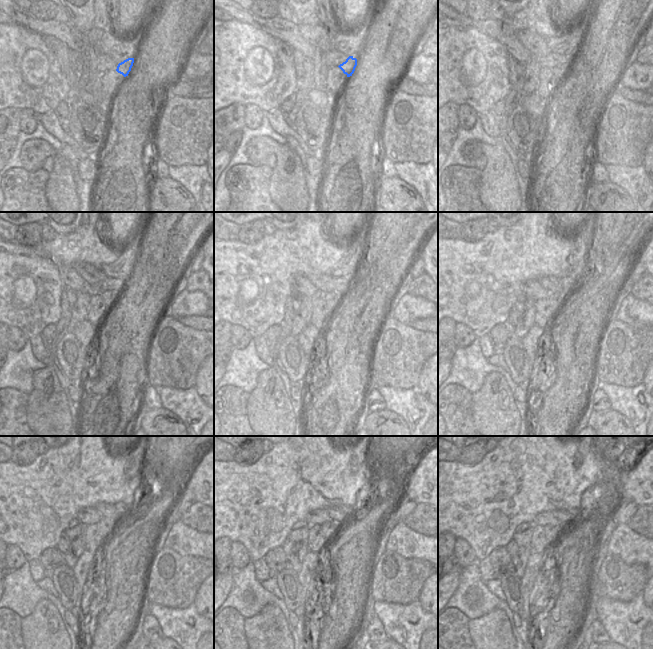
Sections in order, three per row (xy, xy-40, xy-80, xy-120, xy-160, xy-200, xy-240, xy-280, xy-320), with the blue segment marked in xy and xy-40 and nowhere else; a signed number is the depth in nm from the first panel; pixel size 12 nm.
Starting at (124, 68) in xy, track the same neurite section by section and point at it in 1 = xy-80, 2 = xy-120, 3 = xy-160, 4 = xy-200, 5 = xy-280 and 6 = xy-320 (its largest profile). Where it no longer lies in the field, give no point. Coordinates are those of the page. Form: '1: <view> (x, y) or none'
1: xy-80 (570, 65)
2: xy-120 (109, 297)
3: xy-160 (332, 299)
4: xy-200 (555, 300)
5: xy-280 (329, 528)
6: xy-320 (551, 532)

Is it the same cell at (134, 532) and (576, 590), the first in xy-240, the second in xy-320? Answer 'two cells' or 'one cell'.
one cell

